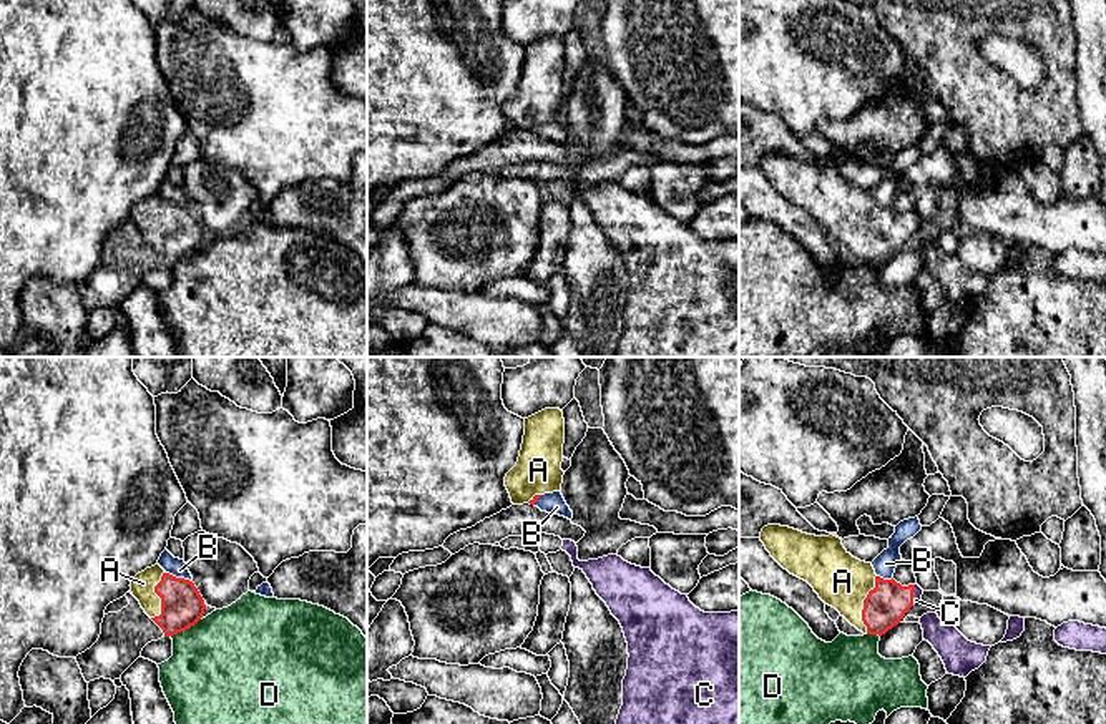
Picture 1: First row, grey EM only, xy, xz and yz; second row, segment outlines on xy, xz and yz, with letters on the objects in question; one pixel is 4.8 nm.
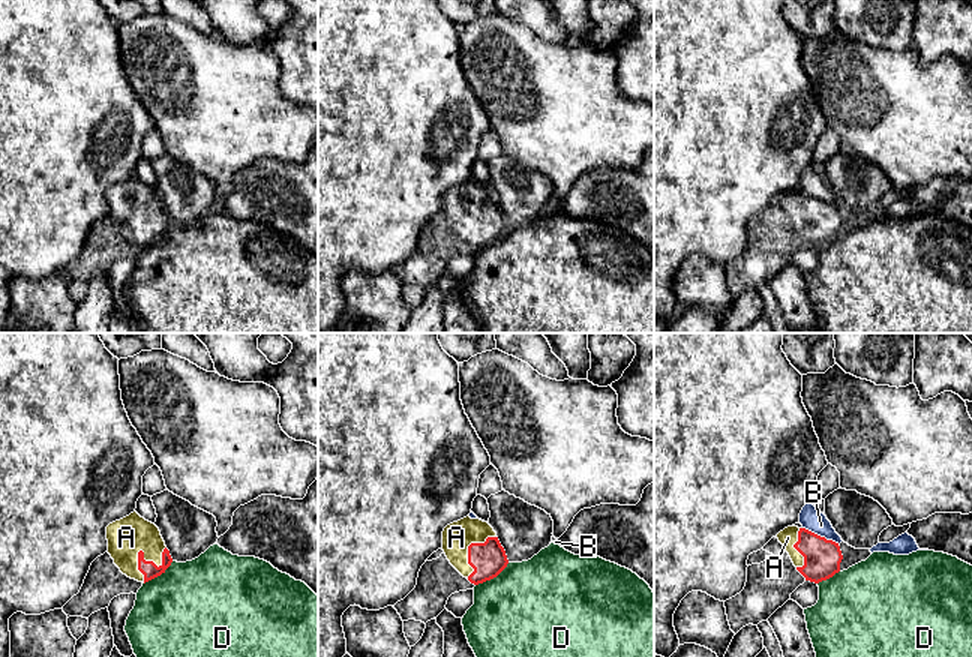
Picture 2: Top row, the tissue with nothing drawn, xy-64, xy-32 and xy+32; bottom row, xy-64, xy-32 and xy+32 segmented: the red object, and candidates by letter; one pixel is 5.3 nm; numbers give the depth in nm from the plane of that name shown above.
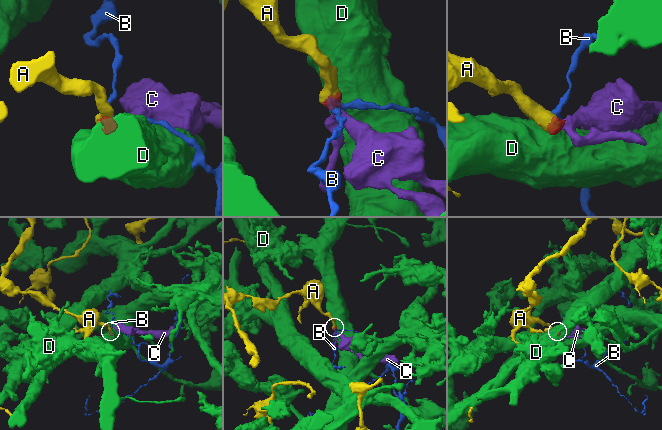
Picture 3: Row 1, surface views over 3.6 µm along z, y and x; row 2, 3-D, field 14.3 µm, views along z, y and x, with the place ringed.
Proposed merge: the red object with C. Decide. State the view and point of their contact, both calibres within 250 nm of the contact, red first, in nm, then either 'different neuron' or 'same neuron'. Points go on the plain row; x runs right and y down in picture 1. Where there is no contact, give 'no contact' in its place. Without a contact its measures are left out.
yz (912, 223) | 200/50 nm | same neuron

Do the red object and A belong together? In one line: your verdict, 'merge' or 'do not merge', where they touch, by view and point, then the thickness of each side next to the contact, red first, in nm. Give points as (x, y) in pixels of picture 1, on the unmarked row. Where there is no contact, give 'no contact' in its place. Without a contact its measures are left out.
merge | yz (864, 233) | 200/260 nm

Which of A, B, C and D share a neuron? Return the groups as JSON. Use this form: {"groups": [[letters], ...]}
{"groups": [["A", "C"], ["B"], ["D"]]}

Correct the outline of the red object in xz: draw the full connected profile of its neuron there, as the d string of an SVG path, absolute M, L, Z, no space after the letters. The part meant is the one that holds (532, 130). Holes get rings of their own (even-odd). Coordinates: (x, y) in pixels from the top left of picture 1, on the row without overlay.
M545 37L525 46L525 63L516 93L505 115L513 133L530 131L561 118L565 46L560 37Z

